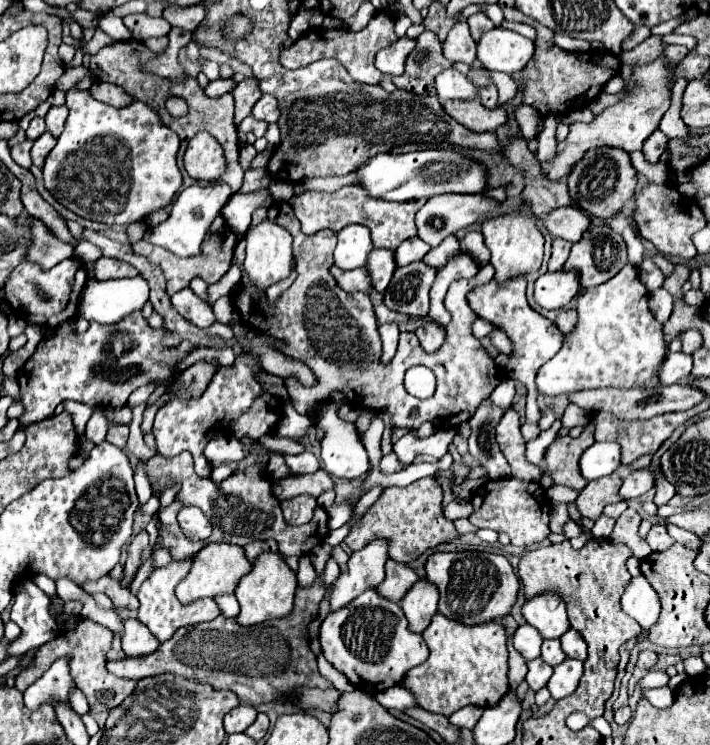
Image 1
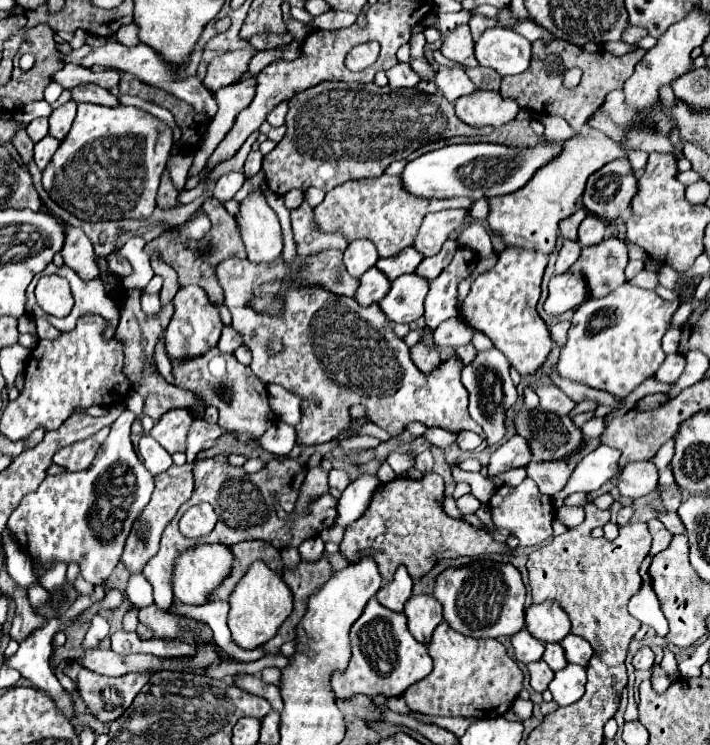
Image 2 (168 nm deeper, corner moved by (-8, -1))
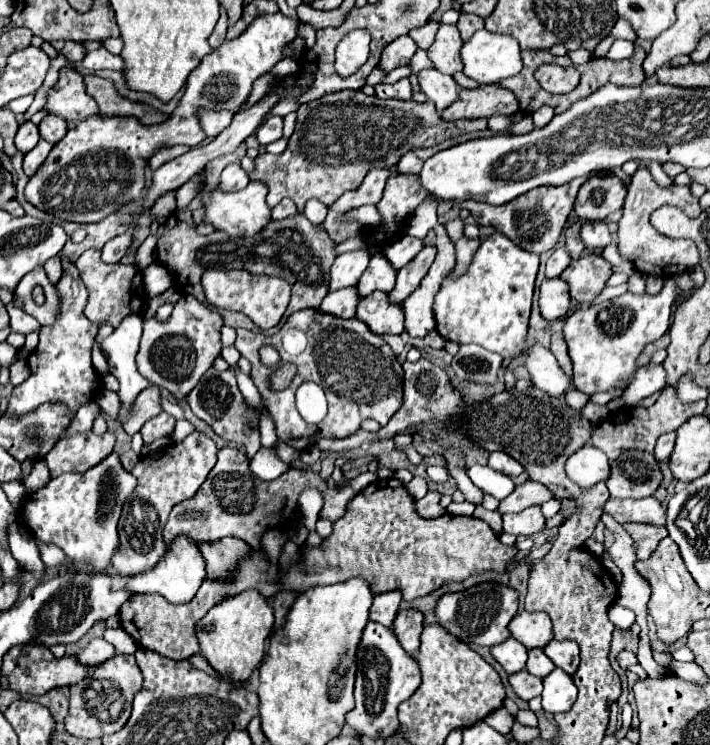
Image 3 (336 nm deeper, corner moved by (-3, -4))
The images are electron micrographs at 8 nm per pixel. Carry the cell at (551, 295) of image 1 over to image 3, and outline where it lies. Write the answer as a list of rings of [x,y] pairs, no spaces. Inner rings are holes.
[[[543,280],[539,288],[539,310],[545,320],[563,318],[569,310],[569,290],[563,280]]]

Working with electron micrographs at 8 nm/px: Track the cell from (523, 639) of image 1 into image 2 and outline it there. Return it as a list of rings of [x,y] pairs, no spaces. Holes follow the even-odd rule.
[[[526,629],[518,631],[516,635],[512,635],[512,645],[514,645],[514,653],[516,653],[516,661],[520,663],[534,663],[540,661],[544,655],[544,645],[542,641],[534,639]]]

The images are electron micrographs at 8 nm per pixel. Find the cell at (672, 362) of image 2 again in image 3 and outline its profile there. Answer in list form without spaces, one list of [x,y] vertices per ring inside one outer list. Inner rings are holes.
[[[647,364],[647,366],[637,370],[637,374],[633,376],[625,394],[621,398],[613,400],[609,404],[609,408],[617,410],[619,406],[635,406],[639,400],[643,400],[643,398],[647,398],[653,392],[659,392],[663,388],[665,388],[665,368],[655,366],[655,364]]]

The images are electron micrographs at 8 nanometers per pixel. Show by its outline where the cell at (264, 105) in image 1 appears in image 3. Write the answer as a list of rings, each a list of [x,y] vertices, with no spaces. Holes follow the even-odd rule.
[[[271,116],[259,130],[257,130],[257,140],[261,146],[267,146],[283,136],[283,118],[281,116]]]

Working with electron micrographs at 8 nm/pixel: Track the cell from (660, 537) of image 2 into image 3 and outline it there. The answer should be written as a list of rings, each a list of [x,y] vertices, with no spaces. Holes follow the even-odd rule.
[[[629,522],[629,524],[623,524],[623,528],[627,530],[627,534],[633,538],[635,546],[637,546],[637,550],[635,550],[637,560],[647,560],[653,554],[653,550],[657,548],[659,540],[663,540],[667,536],[667,528],[655,526],[655,524]]]

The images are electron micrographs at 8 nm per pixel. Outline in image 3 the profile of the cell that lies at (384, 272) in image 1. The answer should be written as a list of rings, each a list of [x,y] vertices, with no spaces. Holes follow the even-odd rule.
[[[345,288],[345,290],[337,290],[337,292],[329,292],[321,306],[317,308],[317,312],[321,314],[331,314],[331,316],[337,316],[337,318],[353,318],[353,310],[357,308],[357,300],[359,294],[357,294],[357,288]]]

